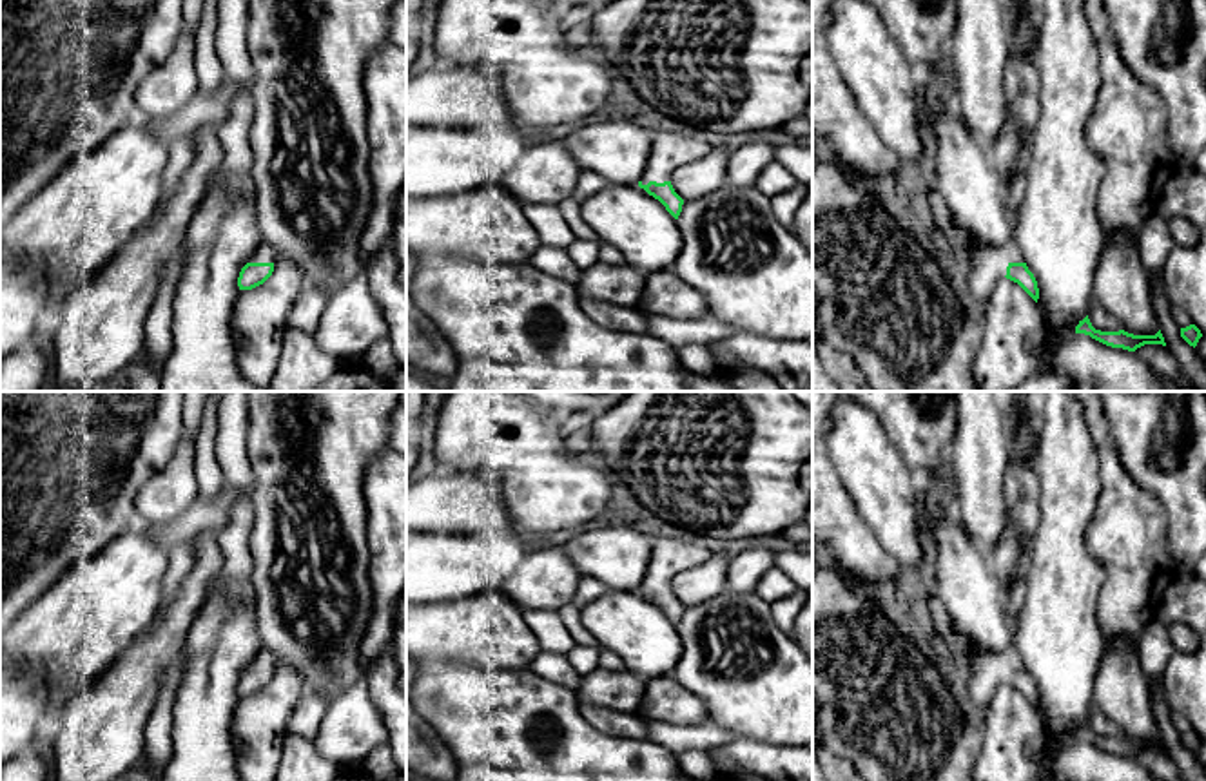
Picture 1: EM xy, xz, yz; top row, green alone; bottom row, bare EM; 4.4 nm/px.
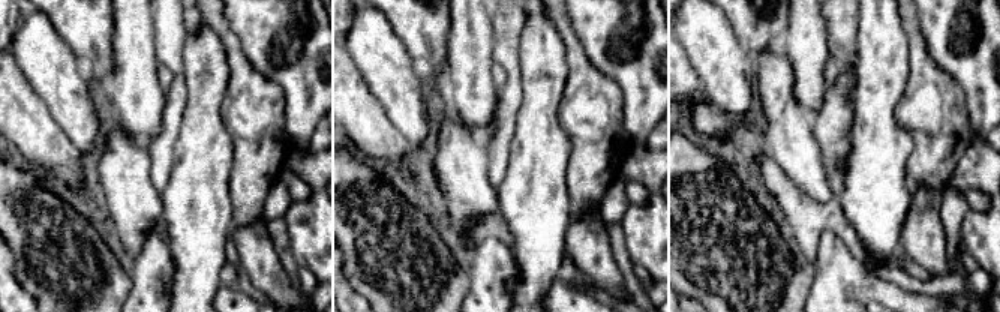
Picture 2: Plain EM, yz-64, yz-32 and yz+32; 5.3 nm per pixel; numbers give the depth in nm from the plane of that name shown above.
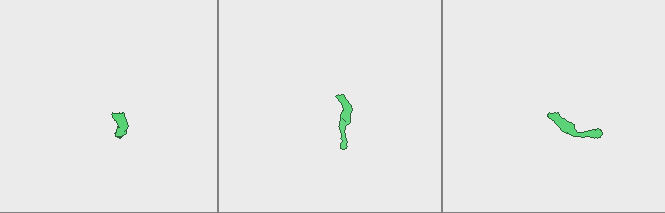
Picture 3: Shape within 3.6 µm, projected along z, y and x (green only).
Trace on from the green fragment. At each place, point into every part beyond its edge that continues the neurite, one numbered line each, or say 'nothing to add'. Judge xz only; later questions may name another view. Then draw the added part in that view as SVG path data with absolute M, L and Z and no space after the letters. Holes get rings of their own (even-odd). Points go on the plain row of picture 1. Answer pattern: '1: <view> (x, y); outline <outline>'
1: xz (668, 557); outline M656 538L651 549L649 565L642 582L642 591L649 587L669 587L671 578L691 565L704 564L713 553L696 540Z

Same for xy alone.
1: xy (263, 660); outline M263 647L248 669L276 669L276 665L274 656Z

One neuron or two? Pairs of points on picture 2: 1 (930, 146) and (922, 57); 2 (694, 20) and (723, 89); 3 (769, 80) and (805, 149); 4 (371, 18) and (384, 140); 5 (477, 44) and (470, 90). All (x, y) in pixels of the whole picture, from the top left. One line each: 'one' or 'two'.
1: one
2: one
3: one
4: two
5: one

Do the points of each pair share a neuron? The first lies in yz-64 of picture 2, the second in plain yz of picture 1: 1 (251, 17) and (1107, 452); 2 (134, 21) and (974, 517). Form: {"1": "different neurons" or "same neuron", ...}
{"1": "different neurons", "2": "same neuron"}

